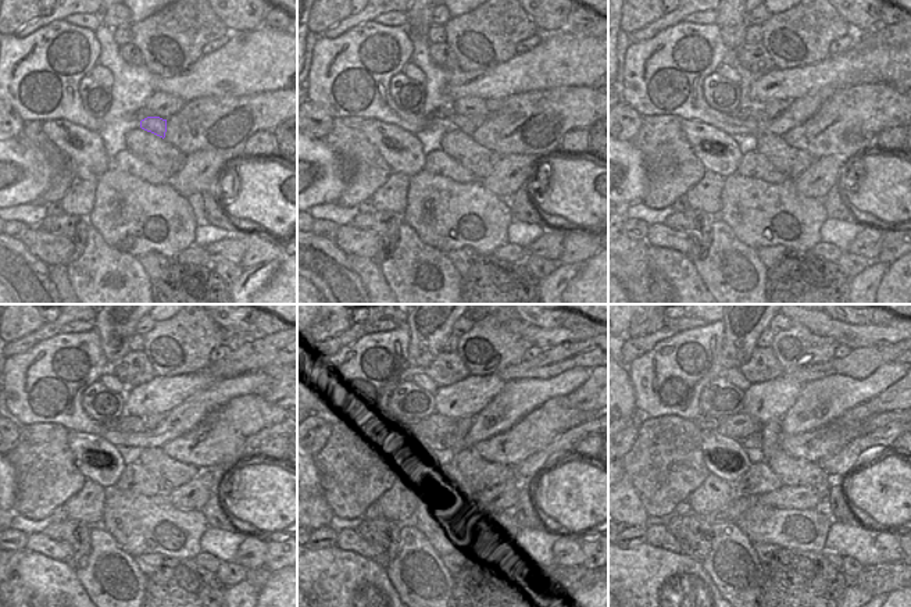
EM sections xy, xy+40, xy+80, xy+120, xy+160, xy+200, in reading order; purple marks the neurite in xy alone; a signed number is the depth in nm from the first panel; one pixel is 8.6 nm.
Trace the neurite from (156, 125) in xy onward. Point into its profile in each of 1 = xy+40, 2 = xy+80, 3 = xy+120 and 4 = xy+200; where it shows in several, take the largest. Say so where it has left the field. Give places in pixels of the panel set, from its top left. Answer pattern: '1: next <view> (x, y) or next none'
1: next xy+40 (461, 122)
2: next xy+80 (754, 113)
3: next xy+120 (127, 422)
4: next xy+200 (739, 425)

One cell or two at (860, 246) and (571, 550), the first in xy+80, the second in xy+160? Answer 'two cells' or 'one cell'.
one cell

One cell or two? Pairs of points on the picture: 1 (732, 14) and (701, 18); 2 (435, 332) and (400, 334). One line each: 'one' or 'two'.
1: two
2: two

